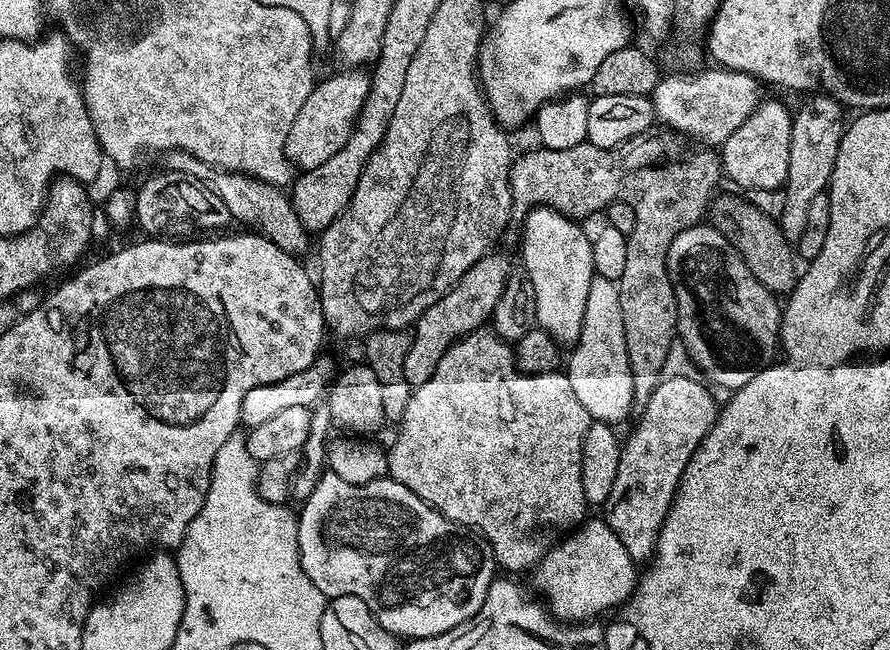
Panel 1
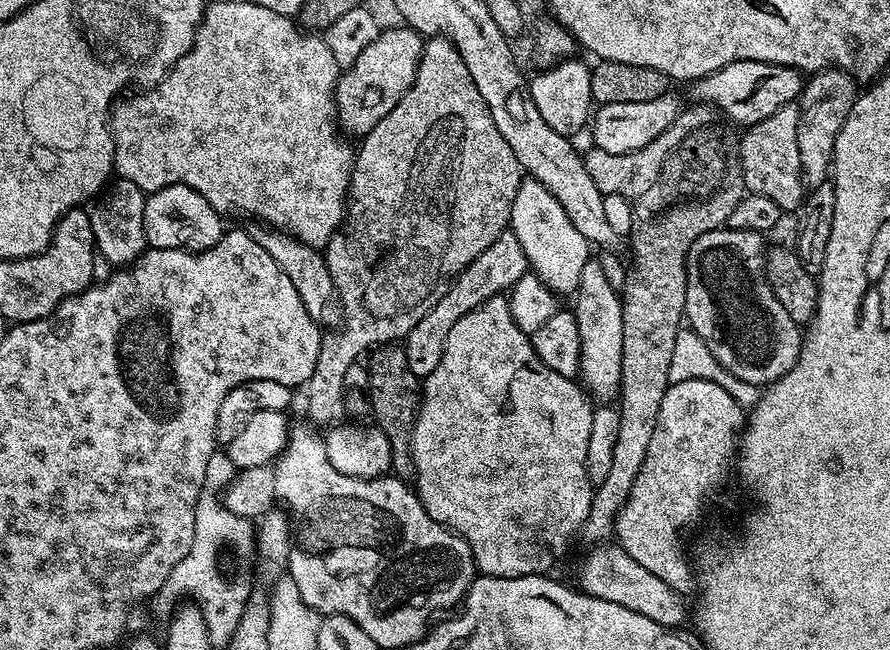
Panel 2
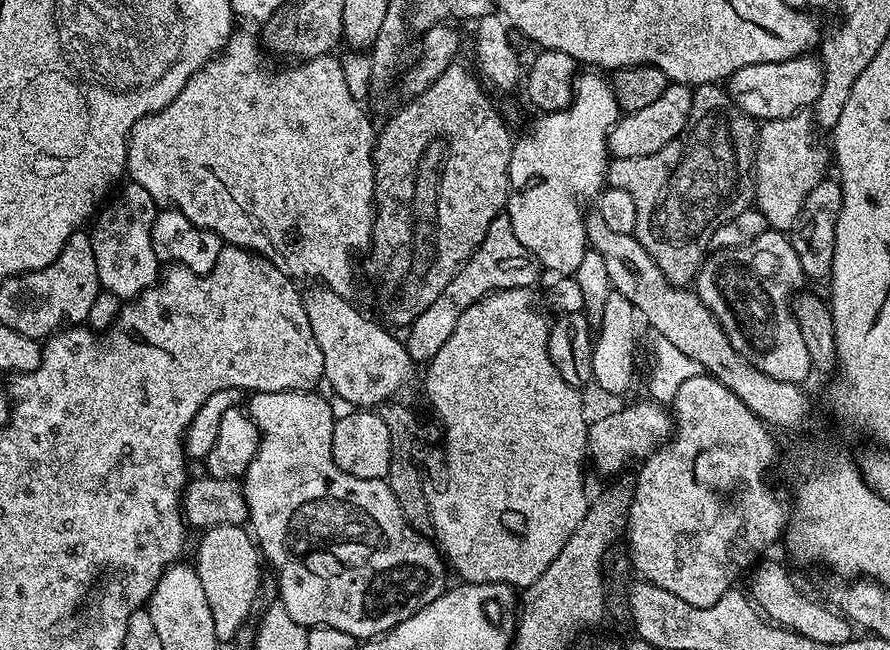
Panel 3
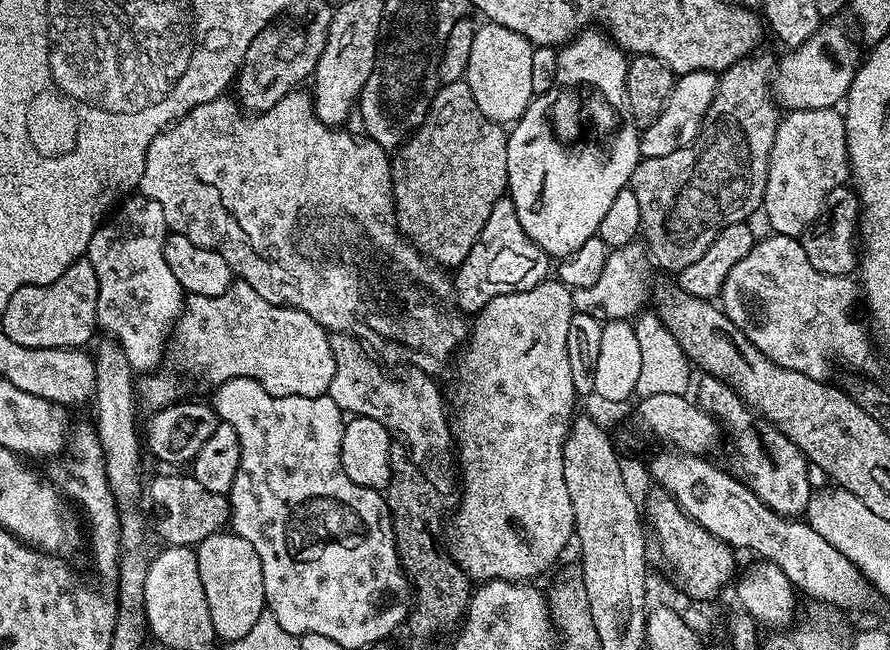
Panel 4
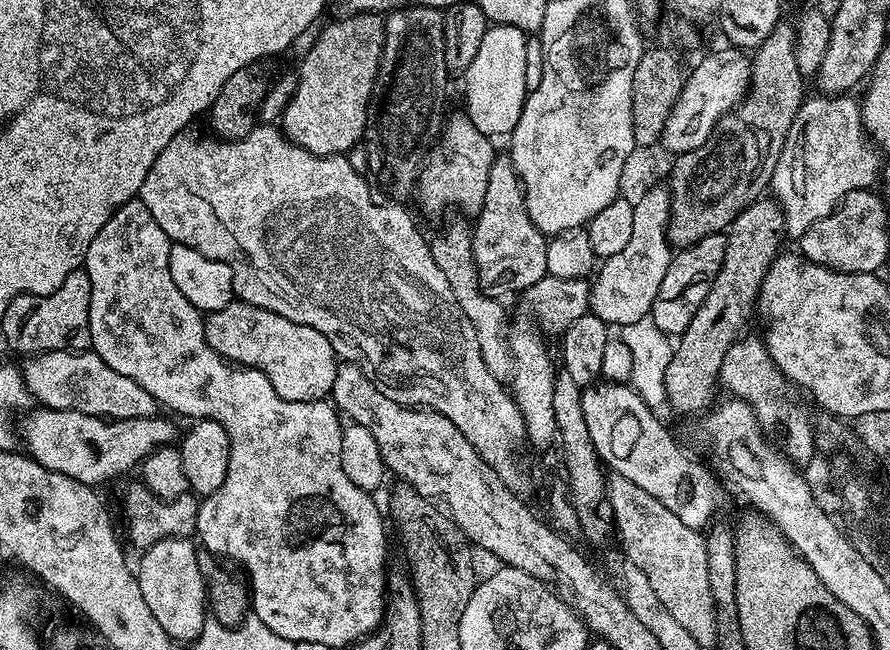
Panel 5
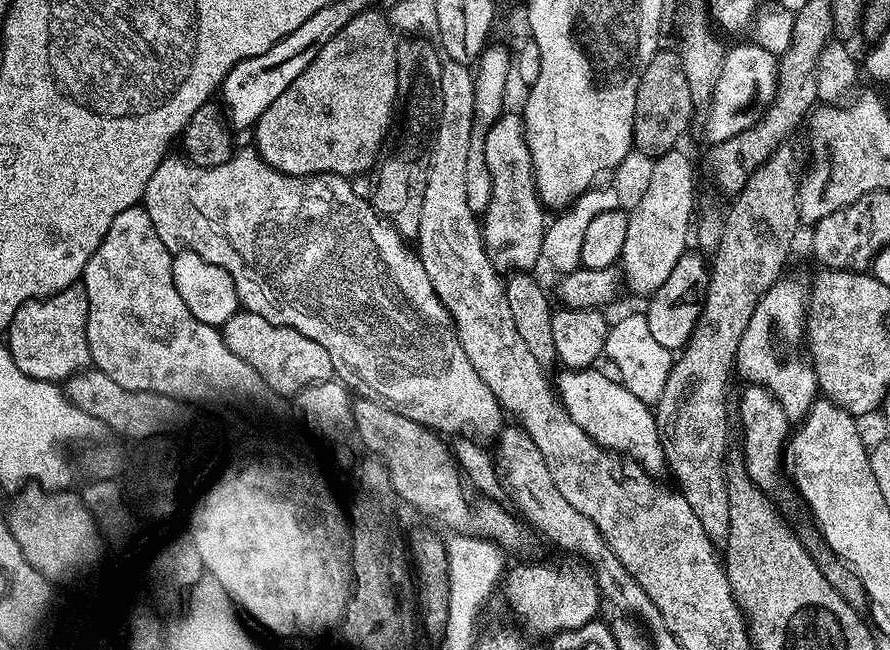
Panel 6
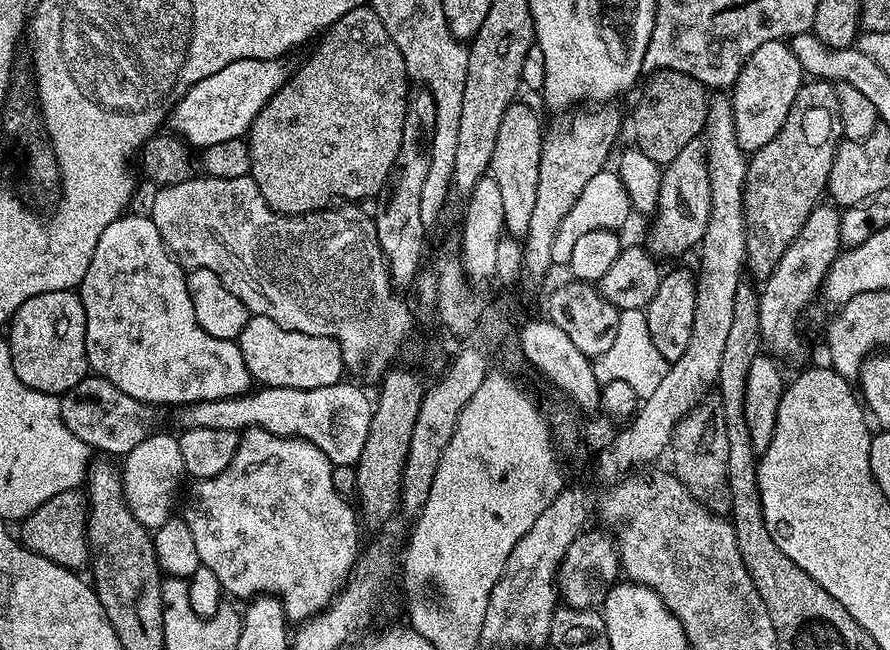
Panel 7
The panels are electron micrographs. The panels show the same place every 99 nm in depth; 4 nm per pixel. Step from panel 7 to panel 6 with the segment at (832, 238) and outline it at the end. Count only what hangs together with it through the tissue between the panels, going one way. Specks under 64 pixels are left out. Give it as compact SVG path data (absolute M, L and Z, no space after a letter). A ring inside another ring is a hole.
M791 274L777 280L770 290L754 306L754 314L750 314L750 323L746 325L746 331L742 334L742 342L738 342L738 354L735 367L745 376L748 384L761 384L778 402L782 402L782 410L786 410L786 418L790 422L799 422L817 400L820 392L820 383L816 380L816 371L812 365L811 356L805 354L802 349L806 344L806 321L808 319L808 302L810 288L807 283L795 280Z

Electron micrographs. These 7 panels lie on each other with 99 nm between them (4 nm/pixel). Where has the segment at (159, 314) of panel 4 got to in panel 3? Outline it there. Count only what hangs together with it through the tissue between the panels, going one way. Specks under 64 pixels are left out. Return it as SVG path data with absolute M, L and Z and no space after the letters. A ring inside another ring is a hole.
M133 182L125 183L119 192L120 197L95 217L90 235L94 258L98 262L101 289L110 291L119 298L135 298L152 287L162 272L161 261L157 260L151 245L151 228L158 204L142 186Z

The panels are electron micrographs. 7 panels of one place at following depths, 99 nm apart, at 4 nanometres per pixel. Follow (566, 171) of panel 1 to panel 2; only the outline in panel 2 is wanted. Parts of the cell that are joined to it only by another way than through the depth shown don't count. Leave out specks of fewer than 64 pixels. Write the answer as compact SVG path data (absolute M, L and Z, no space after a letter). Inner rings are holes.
M693 103L693 108L685 107L675 122L667 128L654 142L634 150L630 154L606 154L606 150L593 147L592 152L583 153L586 170L594 178L594 186L605 196L618 194L625 196L632 204L634 223L632 223L632 260L636 269L627 273L627 280L622 289L622 378L618 393L620 429L614 442L614 454L610 462L610 474L600 484L595 485L590 502L590 514L581 526L579 535L589 540L589 545L613 539L616 519L630 498L630 489L634 487L634 478L646 458L646 446L650 446L650 437L658 422L658 406L670 383L671 359L674 348L679 341L682 325L685 323L684 303L686 302L686 266L690 246L702 234L712 232L715 228L727 225L730 210L746 194L740 161L740 145L737 133L732 133L729 121L711 104Z

